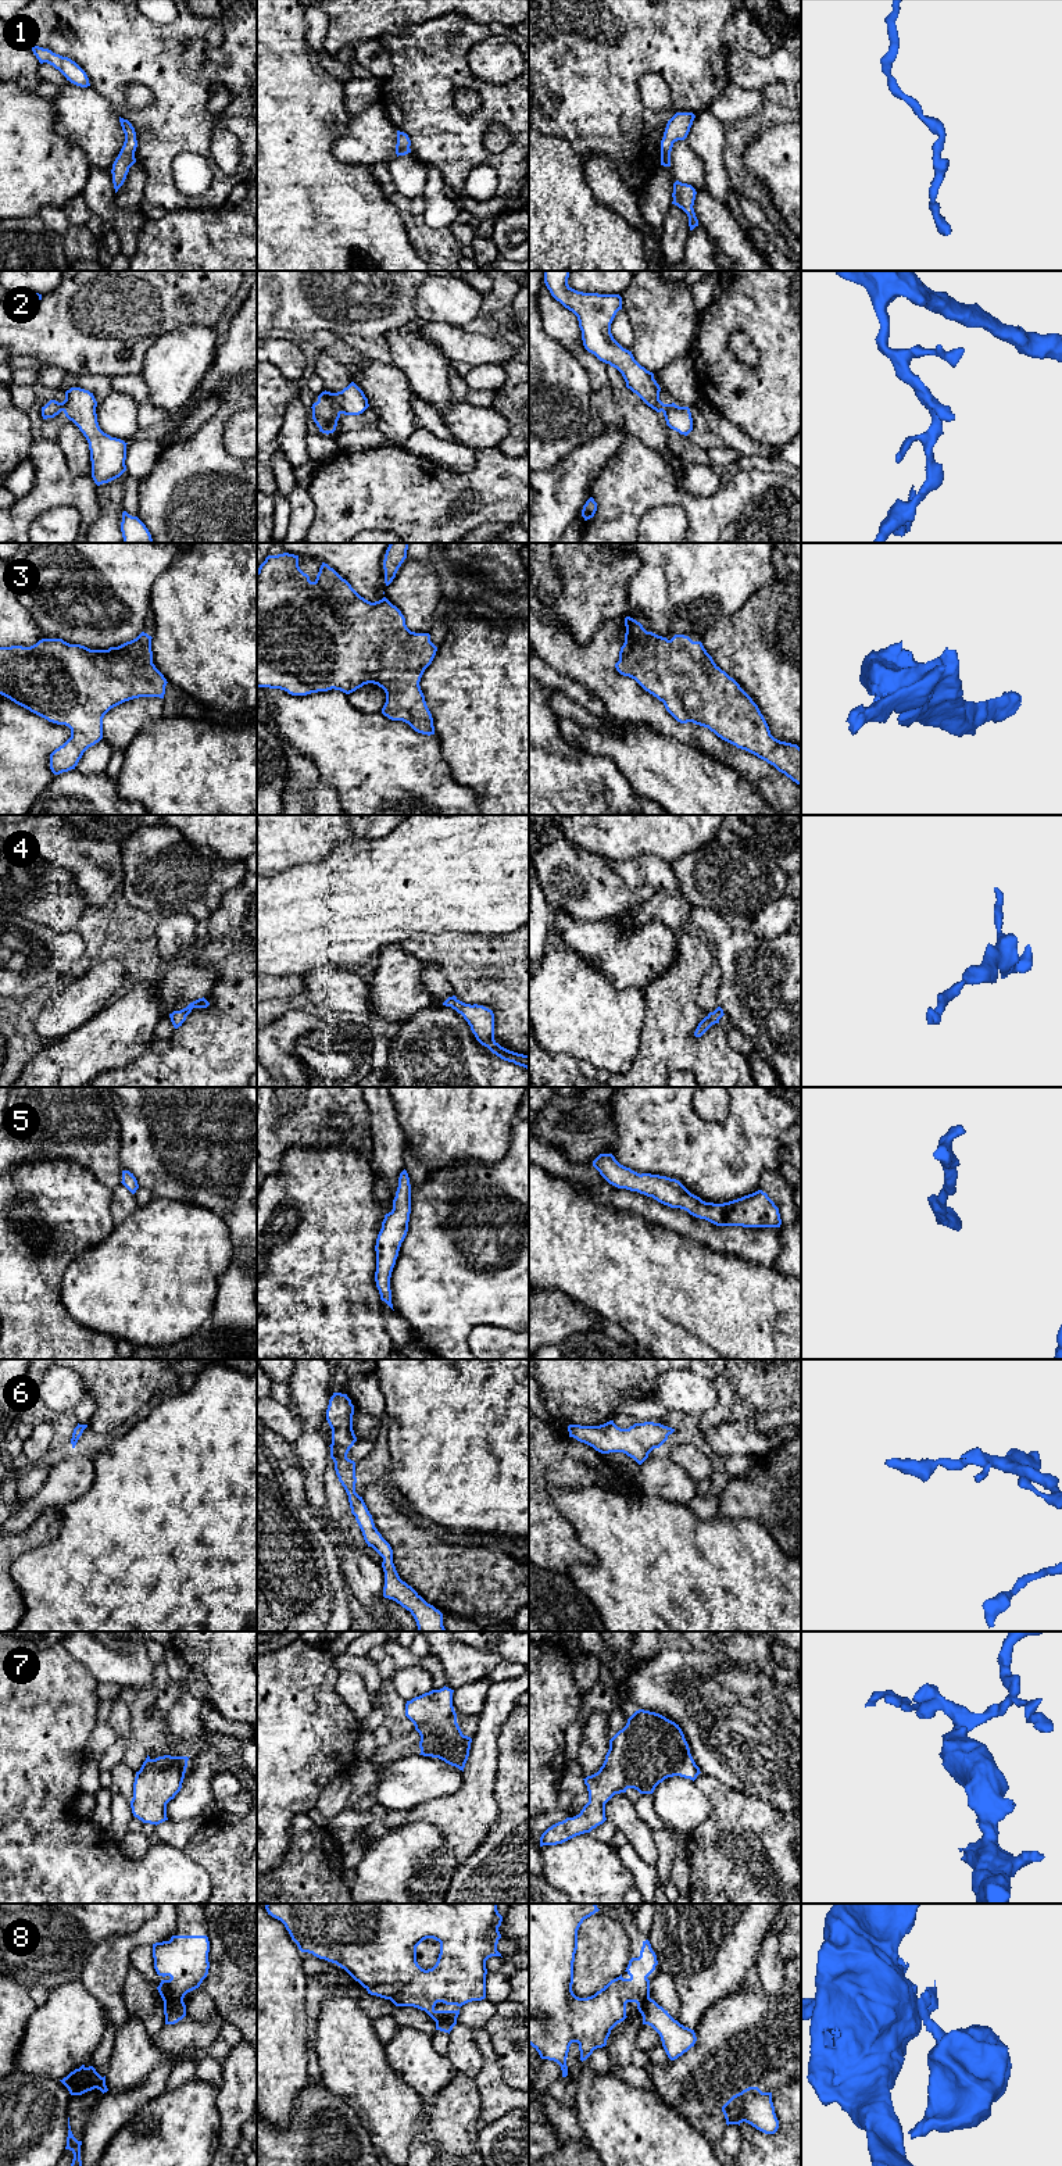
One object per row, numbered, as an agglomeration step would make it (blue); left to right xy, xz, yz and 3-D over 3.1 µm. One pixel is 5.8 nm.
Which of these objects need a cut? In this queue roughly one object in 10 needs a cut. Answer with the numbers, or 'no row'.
8

